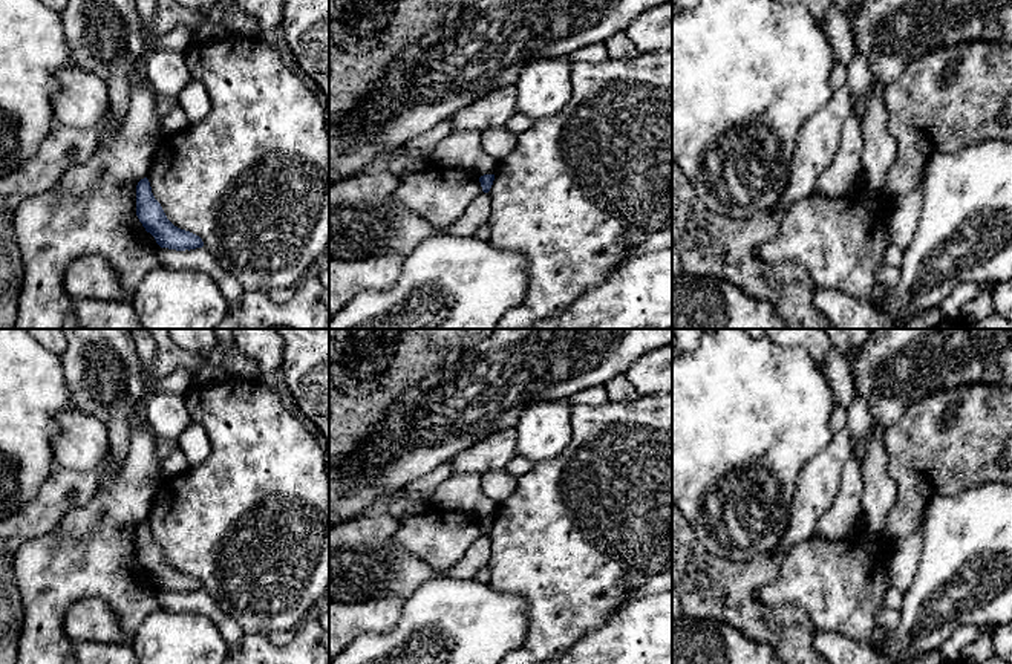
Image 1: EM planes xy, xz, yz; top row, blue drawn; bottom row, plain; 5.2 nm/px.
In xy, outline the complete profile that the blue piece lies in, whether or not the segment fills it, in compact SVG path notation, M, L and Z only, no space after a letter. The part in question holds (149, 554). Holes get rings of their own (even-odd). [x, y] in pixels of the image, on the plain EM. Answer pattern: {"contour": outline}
{"contour": "M147 520L136 528L136 558L161 591L185 594L202 591L199 578L175 569L155 542Z"}

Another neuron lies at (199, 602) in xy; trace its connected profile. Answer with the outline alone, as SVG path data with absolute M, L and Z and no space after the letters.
M159 589L158 600L161 606L168 610L205 614L230 646L237 644L245 635L239 623L227 615L204 589L190 594L176 594Z

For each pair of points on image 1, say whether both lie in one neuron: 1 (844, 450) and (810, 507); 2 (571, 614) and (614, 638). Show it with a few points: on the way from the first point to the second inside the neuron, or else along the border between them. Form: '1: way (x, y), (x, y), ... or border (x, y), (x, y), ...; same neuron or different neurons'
1: way (830, 464), (824, 470), (815, 493); same neuron
2: border (623, 605), (600, 626), (588, 631), (570, 647); different neurons

